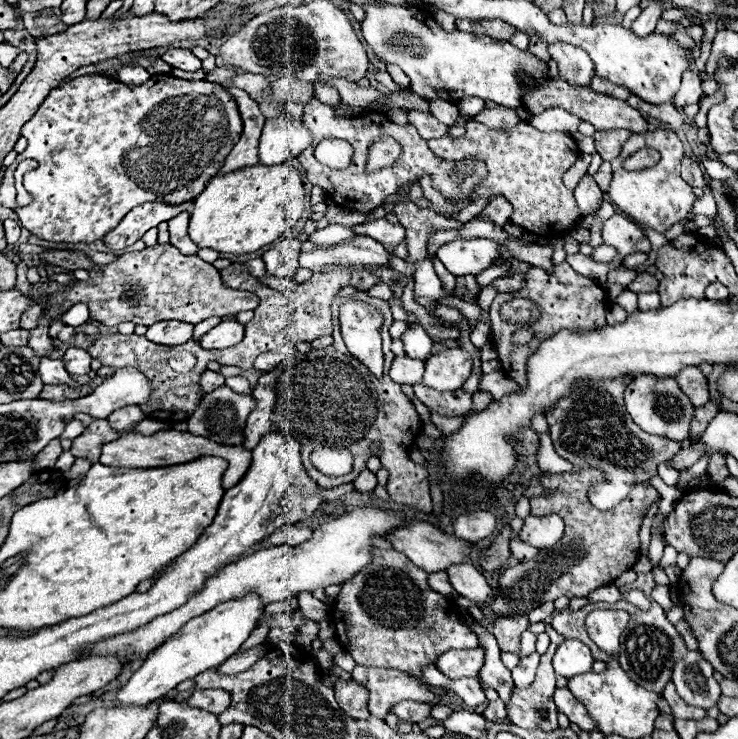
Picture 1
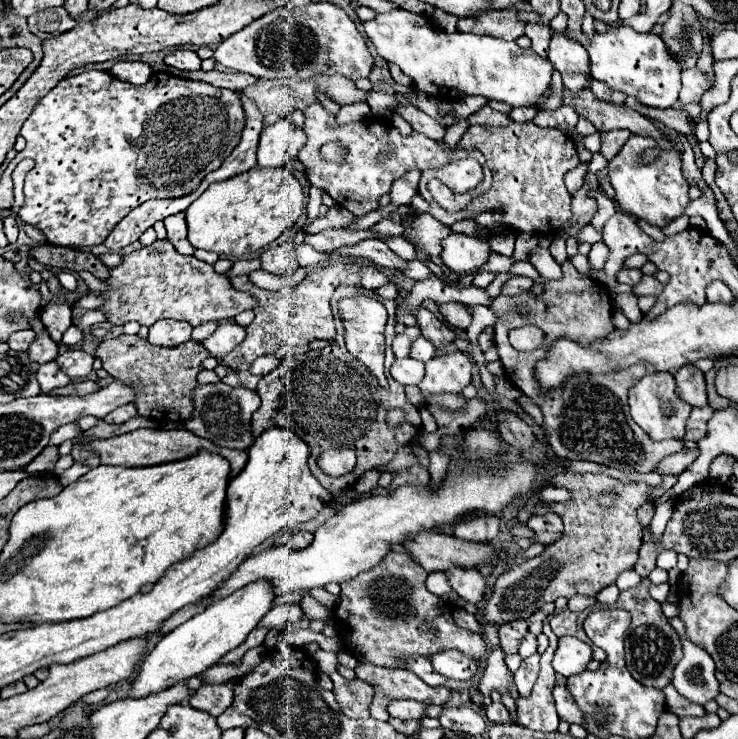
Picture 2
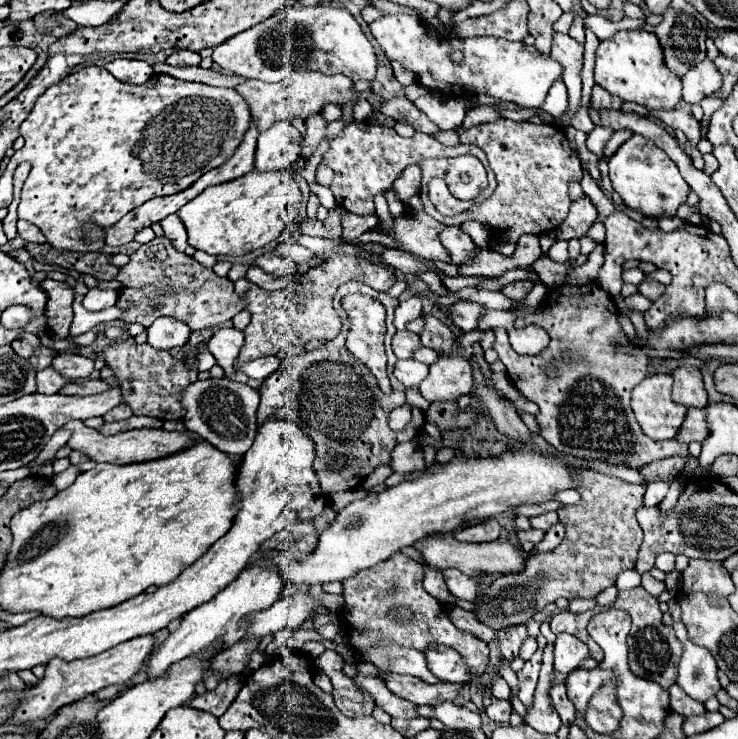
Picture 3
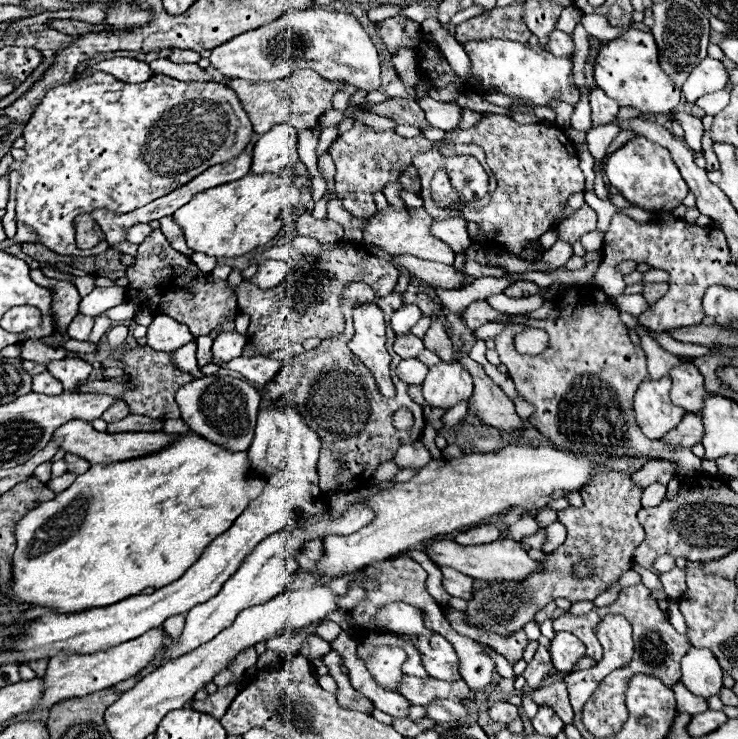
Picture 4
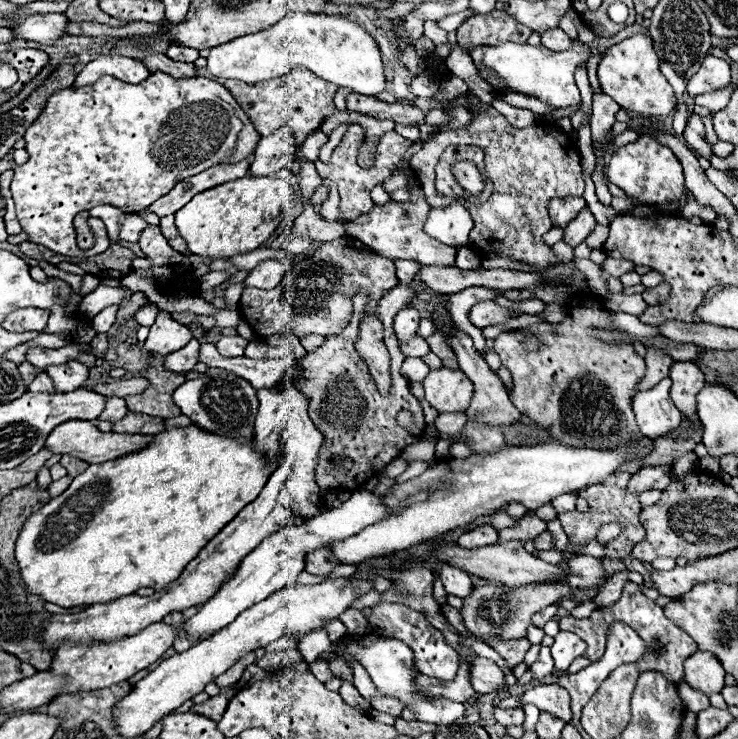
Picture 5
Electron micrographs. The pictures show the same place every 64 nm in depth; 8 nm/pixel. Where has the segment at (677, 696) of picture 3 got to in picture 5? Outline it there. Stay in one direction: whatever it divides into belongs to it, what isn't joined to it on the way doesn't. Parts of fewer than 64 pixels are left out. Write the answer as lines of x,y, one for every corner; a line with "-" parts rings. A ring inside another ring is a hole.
680,682
676,688
678,688
678,696
680,696
680,700
684,702
684,708
686,708
686,710
690,710
690,712
702,712
702,710
710,708
708,696
704,696
702,692
692,690
692,688
690,688
688,684
684,684
684,682

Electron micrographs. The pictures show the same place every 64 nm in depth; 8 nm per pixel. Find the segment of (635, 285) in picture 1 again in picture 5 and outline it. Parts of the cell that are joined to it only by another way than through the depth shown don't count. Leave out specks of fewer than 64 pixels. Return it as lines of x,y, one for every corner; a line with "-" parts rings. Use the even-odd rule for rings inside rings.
662,282
662,284
654,286
654,288
646,288
642,292
644,300
648,302
648,306
656,306
658,302
664,302
668,298
668,294
670,294
670,286
666,282

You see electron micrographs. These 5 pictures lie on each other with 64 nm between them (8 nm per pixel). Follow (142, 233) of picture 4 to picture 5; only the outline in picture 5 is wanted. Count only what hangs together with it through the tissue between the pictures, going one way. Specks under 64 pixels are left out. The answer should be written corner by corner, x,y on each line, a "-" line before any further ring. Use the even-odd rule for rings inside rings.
128,214
128,218
120,224
120,238
126,242
138,242
138,238
142,236
142,230
146,230
146,226
148,226
148,222
144,222
142,218
138,218
138,216
130,218
130,214

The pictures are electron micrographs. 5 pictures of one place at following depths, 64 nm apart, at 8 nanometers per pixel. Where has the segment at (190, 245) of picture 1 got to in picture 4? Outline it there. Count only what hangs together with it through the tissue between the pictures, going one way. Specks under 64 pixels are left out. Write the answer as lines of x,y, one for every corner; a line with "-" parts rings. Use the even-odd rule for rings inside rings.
164,216
160,218
160,230
164,232
164,236
168,238
170,246
174,246
174,250
186,254
186,256
192,256
192,250
186,246
186,240
184,240
184,232
182,228
174,222
172,216

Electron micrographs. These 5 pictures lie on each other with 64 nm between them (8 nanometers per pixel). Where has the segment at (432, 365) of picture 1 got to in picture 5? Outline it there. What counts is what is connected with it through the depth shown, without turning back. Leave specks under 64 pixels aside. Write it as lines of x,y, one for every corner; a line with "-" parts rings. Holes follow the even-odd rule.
446,366
430,370
424,380
426,400
438,412
456,412
466,410
474,392
470,378
462,370
450,370

